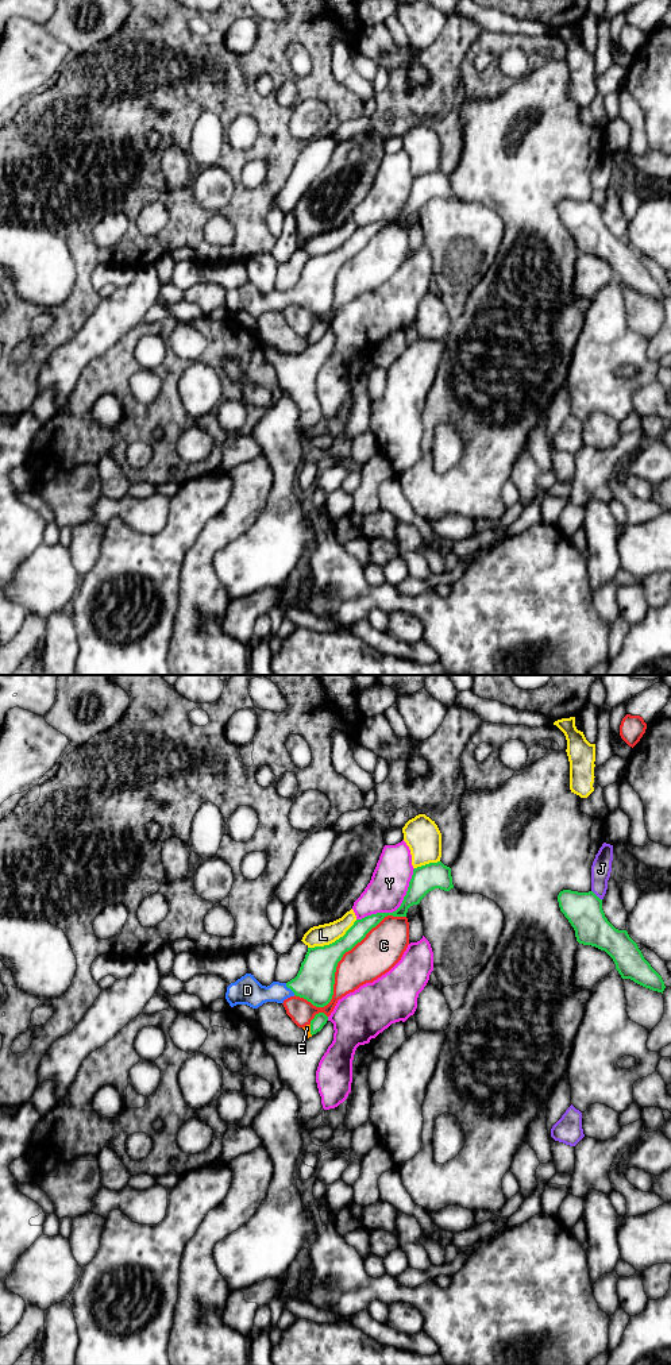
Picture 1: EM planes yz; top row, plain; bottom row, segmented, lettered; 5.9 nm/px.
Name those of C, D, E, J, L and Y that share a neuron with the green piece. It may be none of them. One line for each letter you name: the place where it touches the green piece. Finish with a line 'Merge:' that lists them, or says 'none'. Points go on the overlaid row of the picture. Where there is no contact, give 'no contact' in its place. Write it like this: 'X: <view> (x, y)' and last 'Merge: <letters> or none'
D: yz (289, 987)
E: yz (311, 1030)
Merge: D, E

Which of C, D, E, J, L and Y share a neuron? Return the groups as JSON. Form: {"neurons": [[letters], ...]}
{"neurons": [["C"], ["D", "E"], ["J"], ["L"], ["Y"]]}

